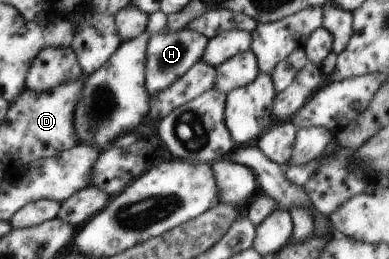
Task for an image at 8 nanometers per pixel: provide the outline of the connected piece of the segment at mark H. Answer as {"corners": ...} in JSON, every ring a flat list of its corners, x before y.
{"corners":[[191,29,151,35,146,50,146,87,149,94,168,89,182,74,201,61,208,42,206,36]]}

